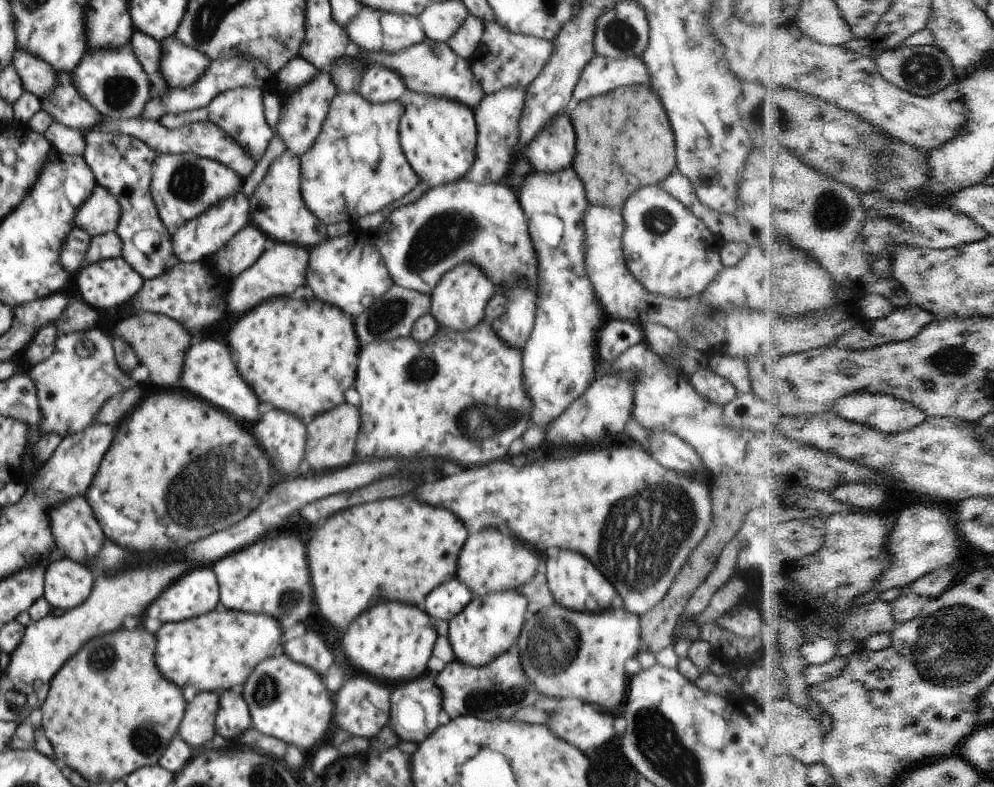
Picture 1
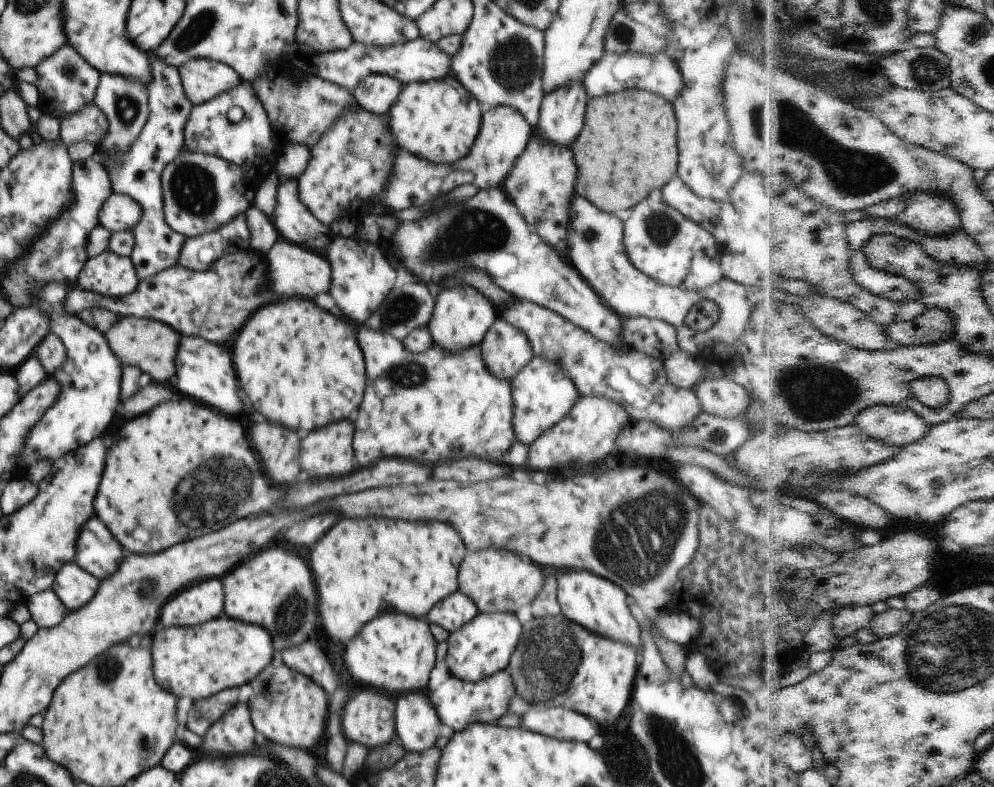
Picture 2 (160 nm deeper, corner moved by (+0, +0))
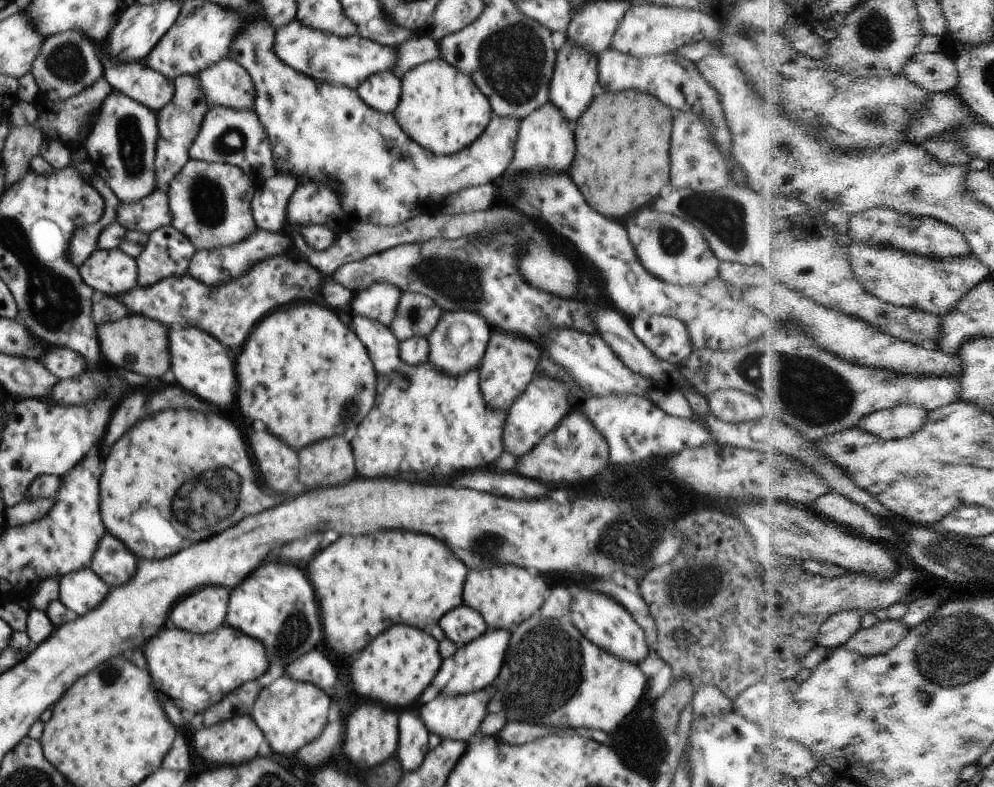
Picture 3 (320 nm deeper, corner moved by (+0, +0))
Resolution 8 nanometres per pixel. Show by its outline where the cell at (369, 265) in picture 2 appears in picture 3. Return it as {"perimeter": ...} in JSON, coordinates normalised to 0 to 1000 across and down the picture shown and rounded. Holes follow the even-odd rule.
{"perimeter":[[[376,360],[368,368],[358,370],[354,394],[360,400],[379,407],[391,417],[397,405],[403,372],[400,365],[393,361]]]}

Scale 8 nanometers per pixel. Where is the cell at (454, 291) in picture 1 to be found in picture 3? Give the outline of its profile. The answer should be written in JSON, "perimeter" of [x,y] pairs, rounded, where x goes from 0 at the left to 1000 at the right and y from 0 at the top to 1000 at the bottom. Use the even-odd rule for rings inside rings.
{"perimeter":[[[465,394],[446,396],[441,412],[430,427],[432,435],[431,459],[447,475],[453,475],[453,478],[469,475],[471,470],[475,470],[483,463],[483,457],[489,447],[489,440],[492,438],[493,422],[495,422],[493,413],[487,409],[485,402],[481,402],[481,399]]]}

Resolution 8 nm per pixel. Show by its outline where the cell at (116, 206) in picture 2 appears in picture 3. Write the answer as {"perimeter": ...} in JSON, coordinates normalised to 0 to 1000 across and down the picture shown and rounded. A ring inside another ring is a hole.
{"perimeter":[[[157,241],[151,249],[129,259],[123,258],[118,267],[118,280],[129,294],[143,294],[148,299],[173,282],[168,243]]]}

